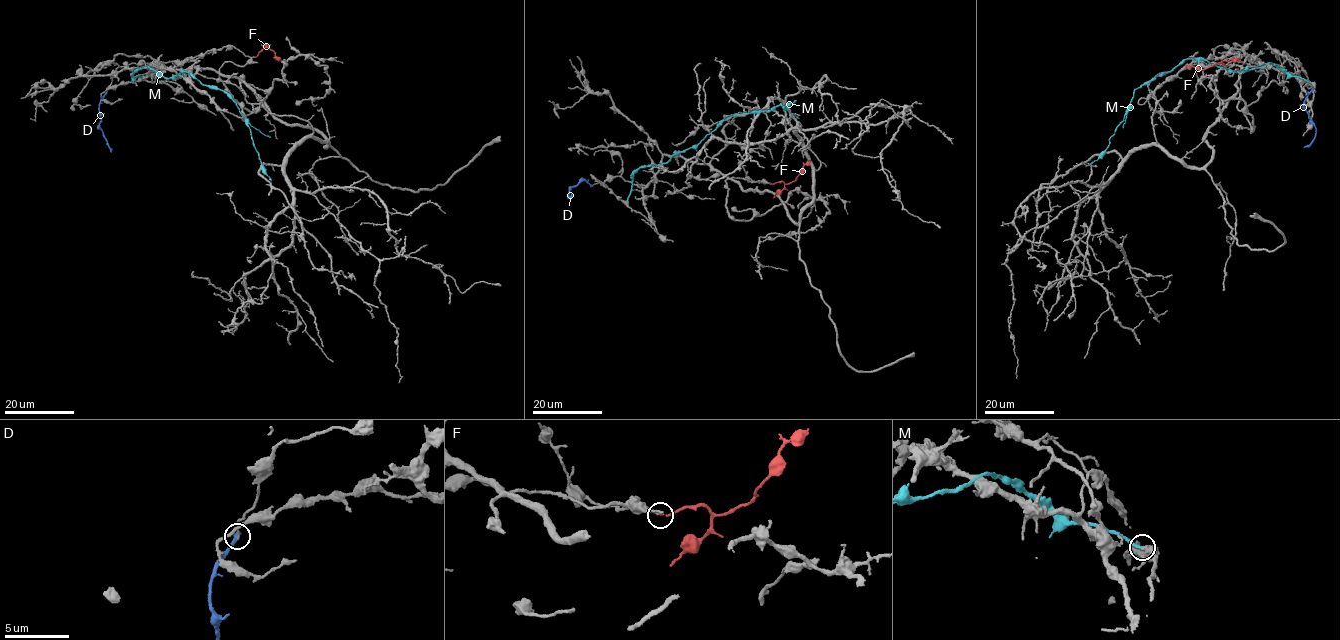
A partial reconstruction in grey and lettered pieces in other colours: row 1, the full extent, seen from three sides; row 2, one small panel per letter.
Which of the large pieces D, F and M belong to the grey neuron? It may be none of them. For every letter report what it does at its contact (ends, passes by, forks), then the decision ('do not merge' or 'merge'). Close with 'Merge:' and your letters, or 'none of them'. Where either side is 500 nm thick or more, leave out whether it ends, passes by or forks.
D: it ends; do not merge
F: it ends; merge
M: do not merge
Merge: F

